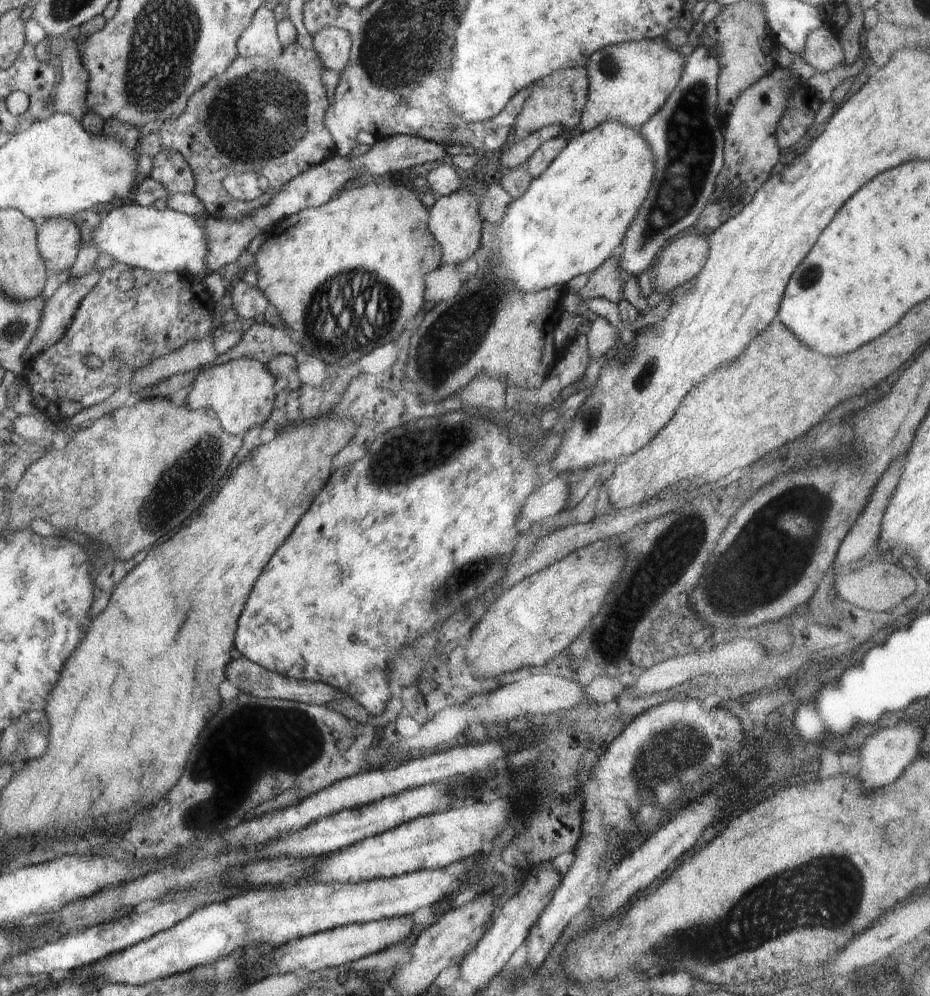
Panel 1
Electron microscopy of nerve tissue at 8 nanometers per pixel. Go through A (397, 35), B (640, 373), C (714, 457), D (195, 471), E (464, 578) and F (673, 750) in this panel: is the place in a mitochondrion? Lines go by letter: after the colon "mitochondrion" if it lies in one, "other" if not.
A: mitochondrion
B: mitochondrion
C: other
D: mitochondrion
E: mitochondrion
F: mitochondrion

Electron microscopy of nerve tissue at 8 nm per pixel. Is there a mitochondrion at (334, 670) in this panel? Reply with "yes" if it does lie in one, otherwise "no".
no

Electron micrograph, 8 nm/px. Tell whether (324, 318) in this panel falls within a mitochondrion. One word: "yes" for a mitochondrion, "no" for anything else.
yes

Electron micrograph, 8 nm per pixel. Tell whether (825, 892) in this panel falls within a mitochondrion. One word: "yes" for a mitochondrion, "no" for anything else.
yes

